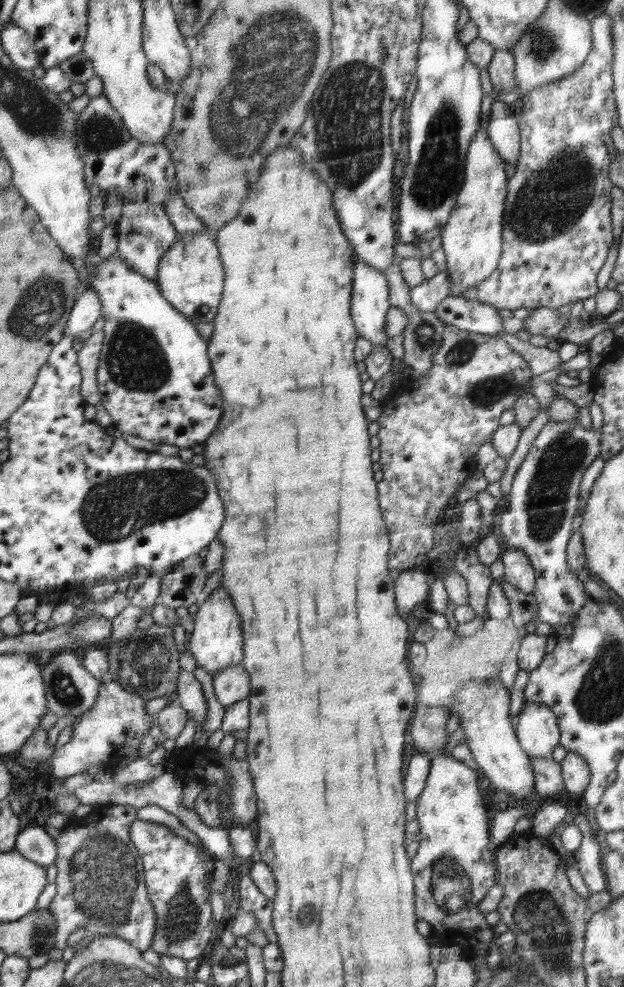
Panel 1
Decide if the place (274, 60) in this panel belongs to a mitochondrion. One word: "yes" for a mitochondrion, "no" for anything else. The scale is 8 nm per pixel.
yes

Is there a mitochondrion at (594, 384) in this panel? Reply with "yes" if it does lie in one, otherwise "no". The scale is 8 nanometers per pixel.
no

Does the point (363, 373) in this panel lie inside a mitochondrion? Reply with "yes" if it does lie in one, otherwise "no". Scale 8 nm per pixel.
no

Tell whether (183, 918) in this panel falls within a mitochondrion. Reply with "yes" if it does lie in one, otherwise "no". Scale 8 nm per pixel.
yes

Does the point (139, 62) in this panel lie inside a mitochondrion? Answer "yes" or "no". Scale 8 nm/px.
no

